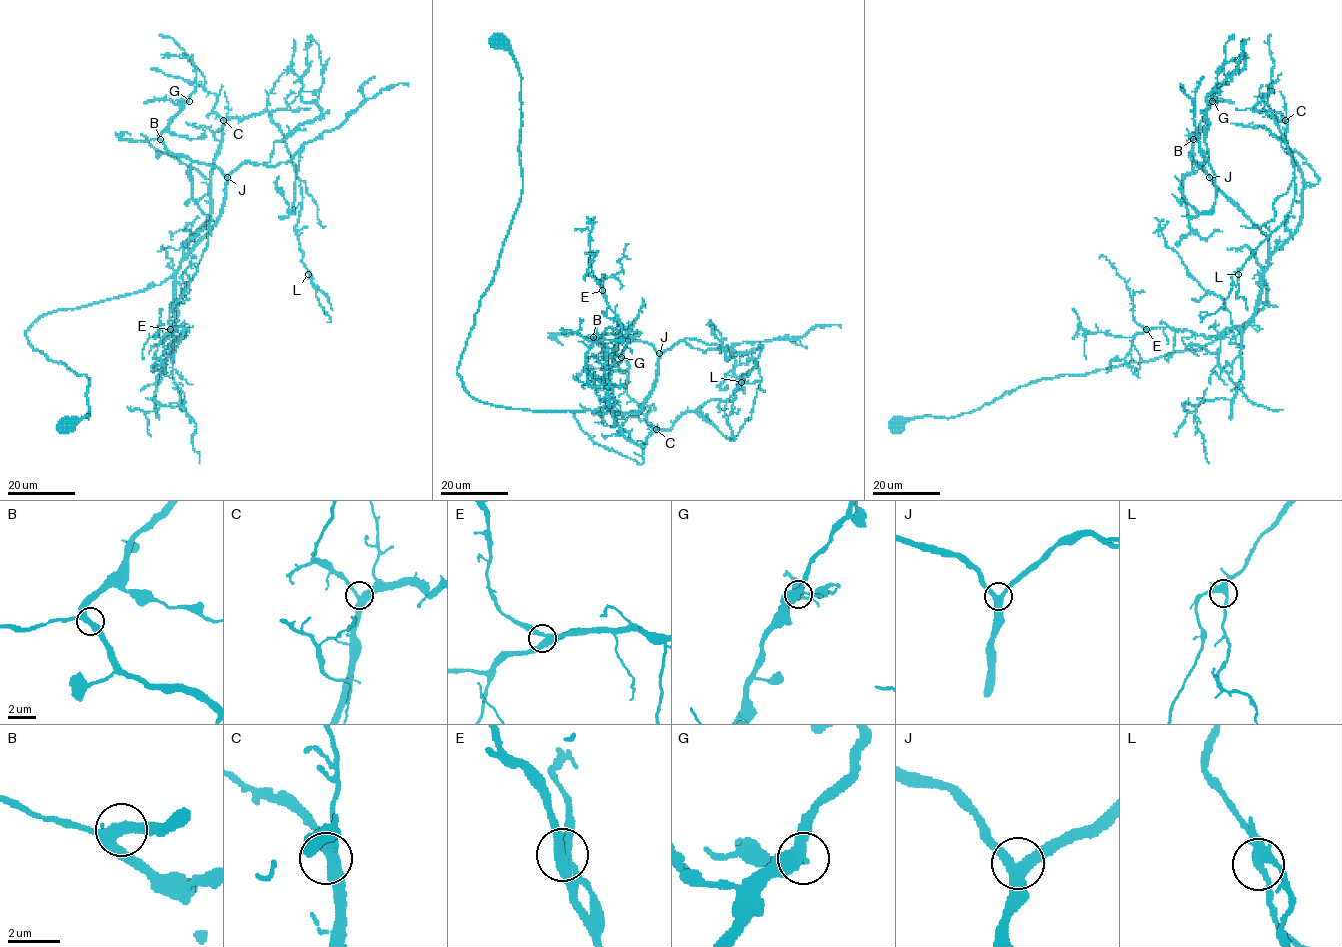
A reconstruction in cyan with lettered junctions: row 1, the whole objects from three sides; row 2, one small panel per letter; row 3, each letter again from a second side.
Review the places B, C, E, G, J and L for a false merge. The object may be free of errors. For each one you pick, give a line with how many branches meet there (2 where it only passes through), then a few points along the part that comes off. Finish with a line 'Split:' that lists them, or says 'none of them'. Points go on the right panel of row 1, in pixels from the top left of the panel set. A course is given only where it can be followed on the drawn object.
Split: none of them

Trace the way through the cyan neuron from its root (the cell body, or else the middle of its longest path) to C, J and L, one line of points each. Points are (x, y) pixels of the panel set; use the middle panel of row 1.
C: (501, 41), (520, 76), (522, 193), (457, 374), (472, 396), (493, 405), (607, 408), (642, 448), (656, 429)
J: (501, 41), (520, 76), (522, 193), (460, 359), (463, 387), (511, 408), (635, 412), (659, 353)
L: (501, 41), (522, 193), (465, 390), (607, 408), (642, 448), (686, 412), (734, 439), (741, 382)

